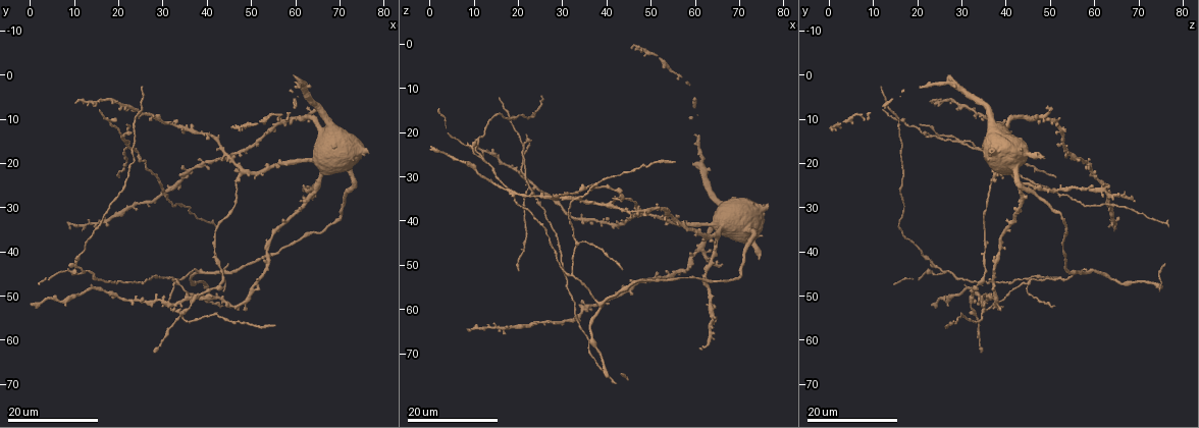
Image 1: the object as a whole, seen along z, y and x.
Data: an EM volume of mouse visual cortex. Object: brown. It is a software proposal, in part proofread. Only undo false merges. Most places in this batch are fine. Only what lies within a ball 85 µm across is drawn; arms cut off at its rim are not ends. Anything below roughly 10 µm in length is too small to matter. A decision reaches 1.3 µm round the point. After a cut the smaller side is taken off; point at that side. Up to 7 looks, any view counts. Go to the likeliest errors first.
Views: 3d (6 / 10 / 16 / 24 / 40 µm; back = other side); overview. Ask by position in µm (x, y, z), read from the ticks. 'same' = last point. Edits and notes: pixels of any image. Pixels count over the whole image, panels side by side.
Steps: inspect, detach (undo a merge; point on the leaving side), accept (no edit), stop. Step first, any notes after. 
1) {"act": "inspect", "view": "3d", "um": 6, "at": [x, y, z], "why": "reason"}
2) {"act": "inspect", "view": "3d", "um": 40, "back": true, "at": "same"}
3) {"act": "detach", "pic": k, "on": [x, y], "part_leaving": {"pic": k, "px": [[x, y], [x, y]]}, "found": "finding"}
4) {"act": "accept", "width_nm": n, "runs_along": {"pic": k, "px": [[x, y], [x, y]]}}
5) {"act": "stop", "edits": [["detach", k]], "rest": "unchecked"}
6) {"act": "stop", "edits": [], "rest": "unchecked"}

{"act": "inspect", "view": "3d", "um": 24, "at": [32.0, 52.5, 35.0], "why": "four-way junction"}

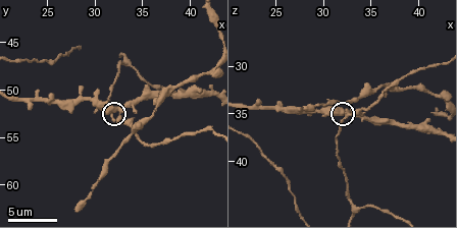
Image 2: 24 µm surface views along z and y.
{"act": "inspect", "view": "3d", "um": 10, "at": [32.4, 52.8, 35.0]}

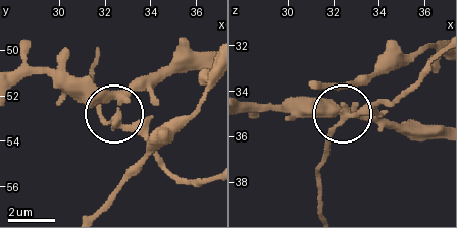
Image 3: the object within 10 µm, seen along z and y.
{"act": "accept", "width_nm": 320, "found": "all the same cell"}

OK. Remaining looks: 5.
{"act": "inspect", "view": "3d", "um": 16, "at": [12.0, 44.5, 25.5]}

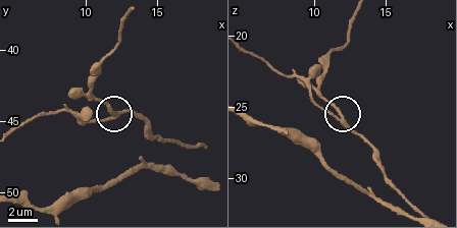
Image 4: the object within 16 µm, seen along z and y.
{"act": "inspect", "view": "3d", "um": 6, "at": [11.8, 44.6, 25.6]}

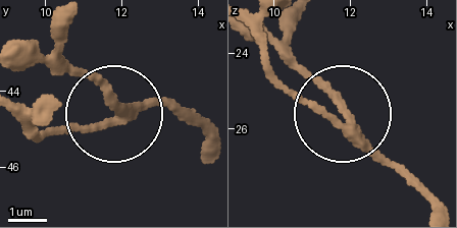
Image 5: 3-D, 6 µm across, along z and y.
{"act": "accept", "runs_along": {"pic": 5, "px": [[439, 211], [351, 123], [312, 110], [266, 68]]}, "found": "one cell here"}

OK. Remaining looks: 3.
{"act": "inspect", "view": "3d", "um": 10, "at": [33.4, 47.2, 44.8], "why": "three arms meet"}

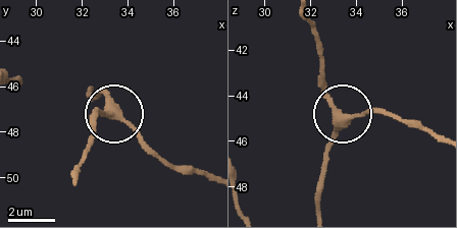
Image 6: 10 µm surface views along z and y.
{"act": "accept", "runs_along": {"pic": 6, "px": [[306, 20], [334, 108], [346, 114], [396, 114]]}, "found": "all the same cell"}

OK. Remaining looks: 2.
{"act": "stop", "edits": [], "rest": "unchecked"}

